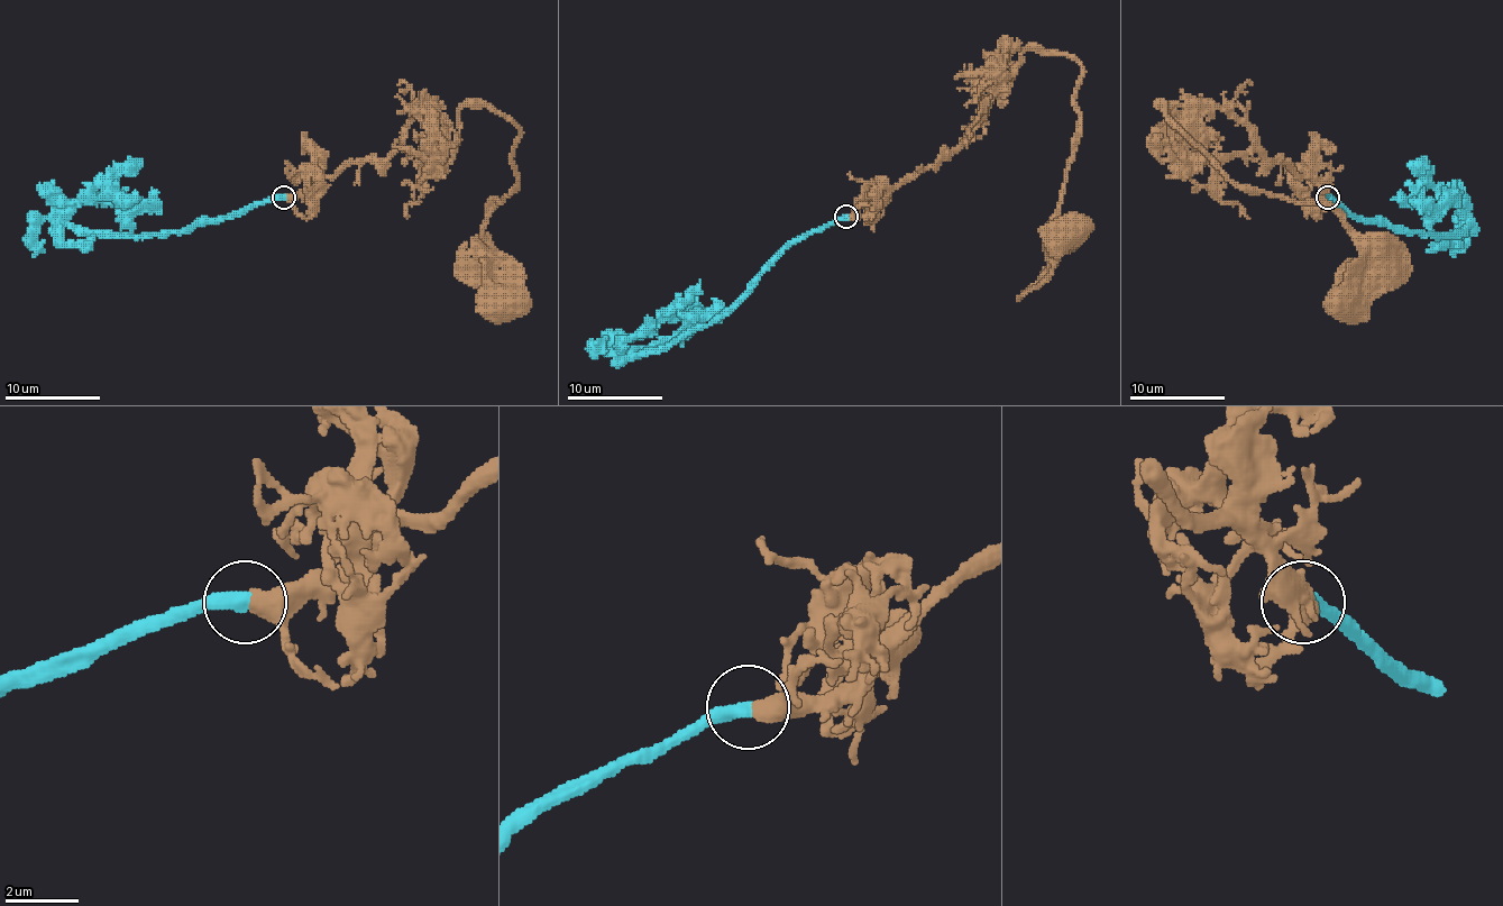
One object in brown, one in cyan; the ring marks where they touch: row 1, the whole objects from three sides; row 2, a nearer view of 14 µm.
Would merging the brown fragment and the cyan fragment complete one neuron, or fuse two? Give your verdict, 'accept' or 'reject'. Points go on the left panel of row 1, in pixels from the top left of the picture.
accept

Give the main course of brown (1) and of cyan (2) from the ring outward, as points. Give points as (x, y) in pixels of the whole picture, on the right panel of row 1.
1: (1328, 197), (1254, 149), (1209, 154), (1162, 106), (1233, 182), (1340, 218), (1364, 254), (1345, 298)
2: (1328, 197), (1410, 232), (1459, 232), (1467, 223), (1457, 202), (1431, 188), (1391, 199)

